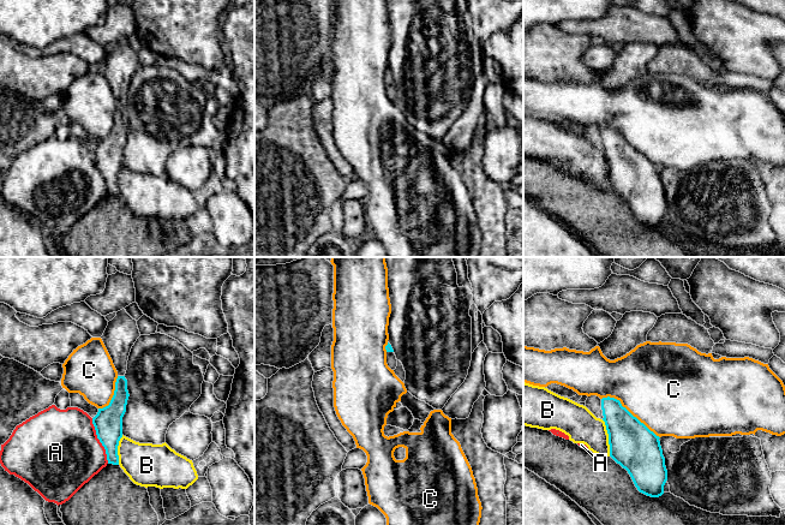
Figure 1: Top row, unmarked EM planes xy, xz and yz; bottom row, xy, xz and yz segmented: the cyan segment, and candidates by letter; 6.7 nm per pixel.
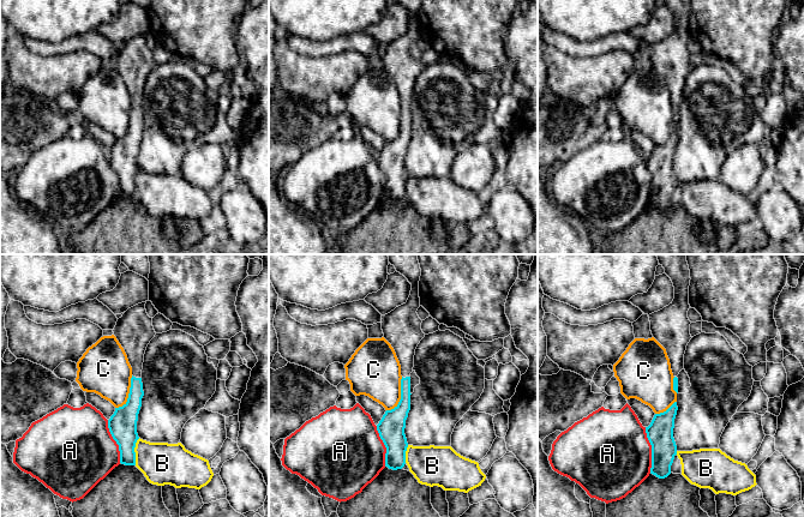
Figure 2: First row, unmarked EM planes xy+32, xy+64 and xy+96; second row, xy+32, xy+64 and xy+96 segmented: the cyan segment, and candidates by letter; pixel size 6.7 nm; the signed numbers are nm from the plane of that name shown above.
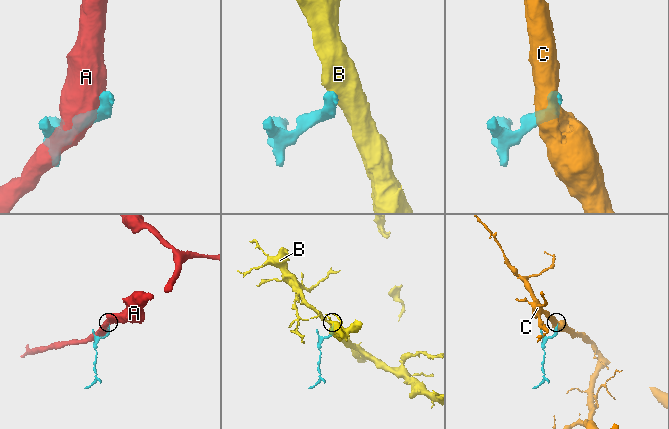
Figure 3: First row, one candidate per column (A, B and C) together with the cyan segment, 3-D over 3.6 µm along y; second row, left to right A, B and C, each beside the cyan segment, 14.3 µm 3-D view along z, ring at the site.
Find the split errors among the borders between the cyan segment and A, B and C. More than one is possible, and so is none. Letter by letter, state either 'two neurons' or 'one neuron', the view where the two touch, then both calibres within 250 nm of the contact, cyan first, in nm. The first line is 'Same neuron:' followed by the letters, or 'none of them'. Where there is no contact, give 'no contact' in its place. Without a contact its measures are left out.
Same neuron: none of them
A: two neurons; contact in xy; calibres 190 and 480 nm
B: two neurons; contact in yz; calibres 320 and 220 nm
C: two neurons; contact in yz; calibres 300 and 500 nm

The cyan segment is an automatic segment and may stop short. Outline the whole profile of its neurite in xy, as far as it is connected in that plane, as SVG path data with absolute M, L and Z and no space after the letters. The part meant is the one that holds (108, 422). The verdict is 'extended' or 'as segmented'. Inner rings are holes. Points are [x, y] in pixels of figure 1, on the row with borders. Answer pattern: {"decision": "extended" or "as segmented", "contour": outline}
{"decision": "extended", "contour": "M125 309L116 312L116 316L108 322L101 336L118 371L114 395L108 406L98 408L92 418L97 439L106 449L108 464L119 465L118 446L122 437L122 417L126 412L128 400L127 360L132 346L140 336L137 321Z"}

